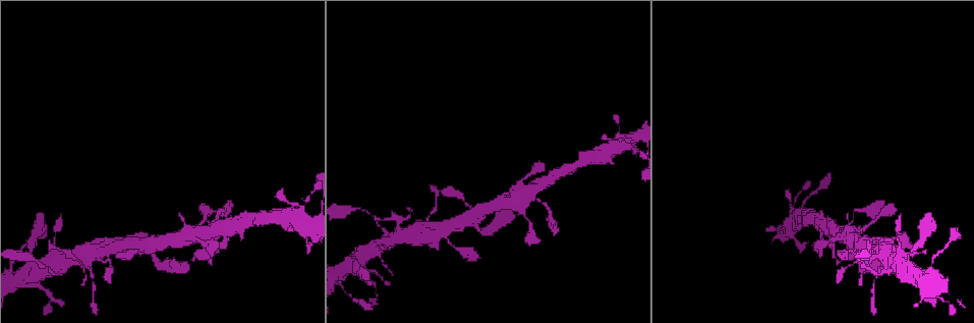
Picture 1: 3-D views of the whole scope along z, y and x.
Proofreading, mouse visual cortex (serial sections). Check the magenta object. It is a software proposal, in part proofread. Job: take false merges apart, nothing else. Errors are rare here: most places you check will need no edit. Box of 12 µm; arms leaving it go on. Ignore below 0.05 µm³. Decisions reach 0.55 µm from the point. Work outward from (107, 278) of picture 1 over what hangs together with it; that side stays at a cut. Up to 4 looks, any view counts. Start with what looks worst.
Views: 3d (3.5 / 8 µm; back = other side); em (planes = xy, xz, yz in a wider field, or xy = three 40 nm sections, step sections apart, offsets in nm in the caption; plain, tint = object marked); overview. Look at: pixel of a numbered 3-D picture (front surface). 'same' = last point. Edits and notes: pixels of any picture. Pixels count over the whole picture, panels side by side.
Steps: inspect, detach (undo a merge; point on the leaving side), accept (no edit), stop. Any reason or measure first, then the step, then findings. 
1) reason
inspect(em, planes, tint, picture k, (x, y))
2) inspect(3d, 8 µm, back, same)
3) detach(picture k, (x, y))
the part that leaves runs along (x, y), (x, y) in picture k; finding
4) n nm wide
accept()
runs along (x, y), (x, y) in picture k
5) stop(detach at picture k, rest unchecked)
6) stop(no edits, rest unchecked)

thin neck
inspect(3d, 8 µm, picture 1, (225, 228))

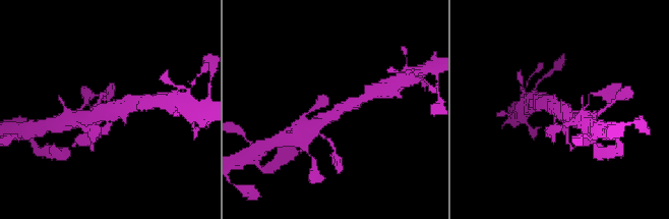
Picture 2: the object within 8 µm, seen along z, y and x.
3 arms; arms of 150, 400, 500 nm
inspect(em, xy, step 2, tint, picture 2, (563, 115))

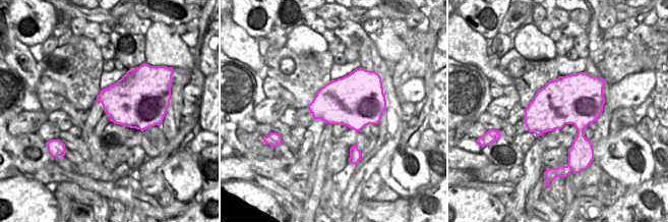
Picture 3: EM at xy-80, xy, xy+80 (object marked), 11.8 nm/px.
accept()
runs along (310, 130), (324, 118), (359, 100) in picture 2; continuous, no second cell

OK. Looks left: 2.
arms part here
inspect(3d, 3.5 µm, picture 1, (891, 272))

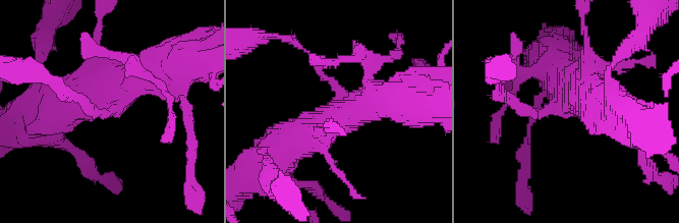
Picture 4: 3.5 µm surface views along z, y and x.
inspect(em, xy, step 2, tint, picture 4, (116, 107))

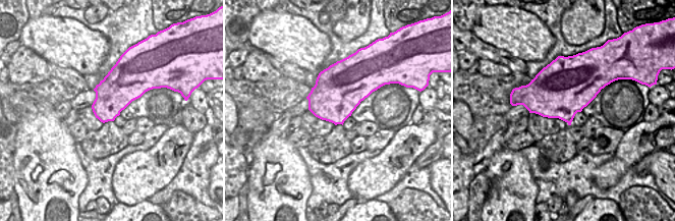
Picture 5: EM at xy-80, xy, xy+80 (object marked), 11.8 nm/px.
accept()
runs along (405, 99), (364, 106), (286, 146) in picture 4; one cell here

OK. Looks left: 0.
stop(no edits, rest unchecked)

